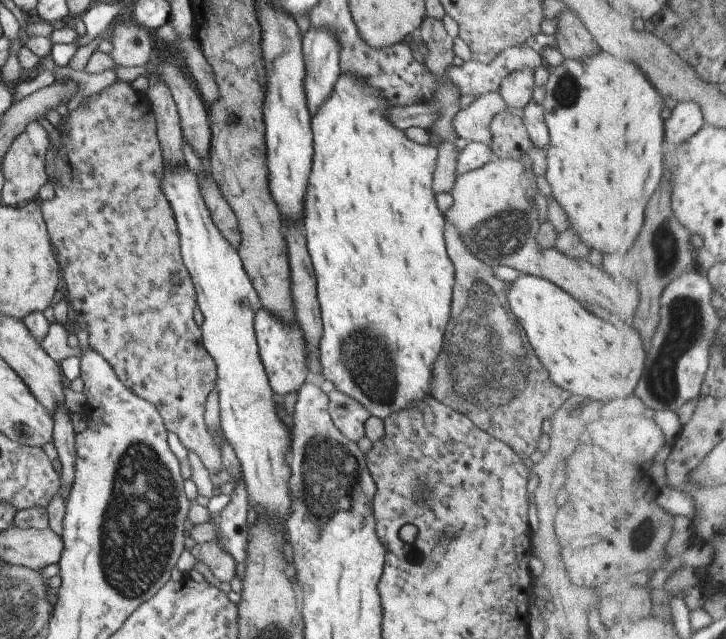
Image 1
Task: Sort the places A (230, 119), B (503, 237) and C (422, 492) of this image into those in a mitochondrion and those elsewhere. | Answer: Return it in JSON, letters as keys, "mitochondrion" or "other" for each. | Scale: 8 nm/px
{"A":"mitochondrion","B":"mitochondrion","C":"mitochondrion"}

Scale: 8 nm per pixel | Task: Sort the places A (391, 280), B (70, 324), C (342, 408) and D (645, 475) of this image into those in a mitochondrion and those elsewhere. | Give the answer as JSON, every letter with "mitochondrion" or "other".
{"A":"other","B":"other","C":"mitochondrion","D":"other"}

